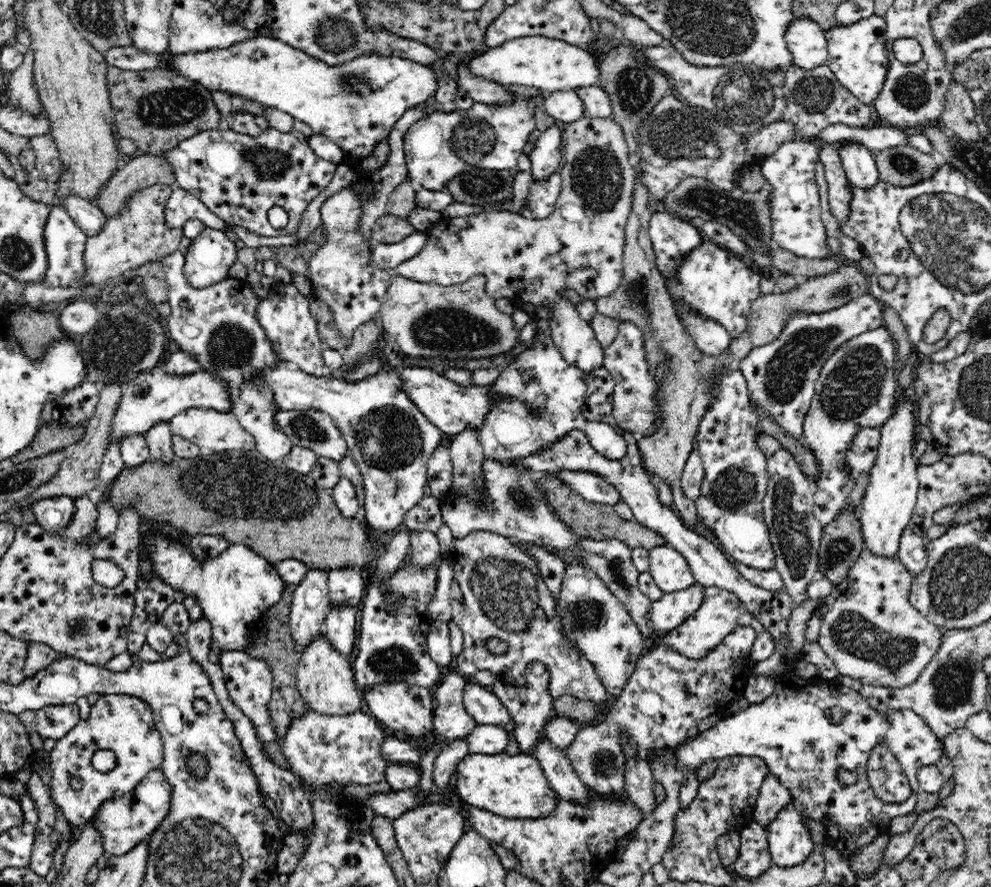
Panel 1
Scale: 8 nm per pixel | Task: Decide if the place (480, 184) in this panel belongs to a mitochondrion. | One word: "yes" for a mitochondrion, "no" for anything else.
yes

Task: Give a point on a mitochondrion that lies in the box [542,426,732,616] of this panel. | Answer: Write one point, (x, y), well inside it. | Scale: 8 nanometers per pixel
(614, 566)

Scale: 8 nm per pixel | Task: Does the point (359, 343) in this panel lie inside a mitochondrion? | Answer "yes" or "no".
no

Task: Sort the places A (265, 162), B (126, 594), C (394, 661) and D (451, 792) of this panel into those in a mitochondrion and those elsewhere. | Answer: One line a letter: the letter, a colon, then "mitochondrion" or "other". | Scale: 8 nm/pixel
A: mitochondrion
B: other
C: mitochondrion
D: other

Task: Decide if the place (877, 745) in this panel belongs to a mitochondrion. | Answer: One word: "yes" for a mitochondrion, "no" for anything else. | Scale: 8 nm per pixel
no

